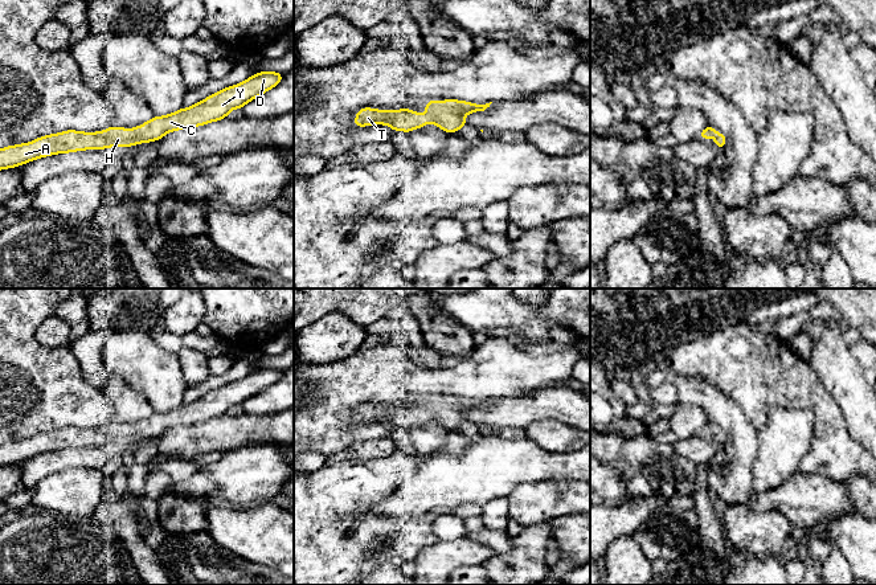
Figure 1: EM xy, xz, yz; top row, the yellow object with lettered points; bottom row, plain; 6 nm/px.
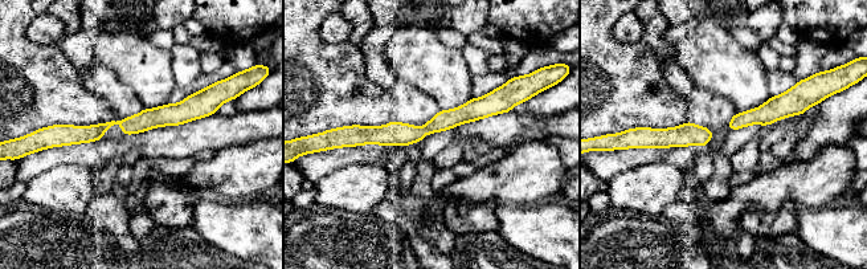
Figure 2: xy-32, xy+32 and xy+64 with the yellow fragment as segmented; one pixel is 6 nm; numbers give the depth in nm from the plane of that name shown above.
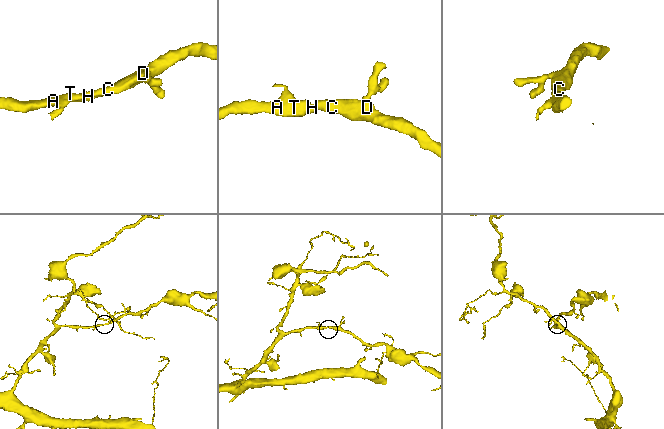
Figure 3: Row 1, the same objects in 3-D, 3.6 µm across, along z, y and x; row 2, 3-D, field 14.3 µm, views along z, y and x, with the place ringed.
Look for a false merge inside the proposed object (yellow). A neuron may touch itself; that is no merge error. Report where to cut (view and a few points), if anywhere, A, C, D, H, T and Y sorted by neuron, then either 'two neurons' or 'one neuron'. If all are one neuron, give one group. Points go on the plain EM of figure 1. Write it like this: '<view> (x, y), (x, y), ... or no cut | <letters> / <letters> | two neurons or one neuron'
no cut | A C D H T Y | one neuron

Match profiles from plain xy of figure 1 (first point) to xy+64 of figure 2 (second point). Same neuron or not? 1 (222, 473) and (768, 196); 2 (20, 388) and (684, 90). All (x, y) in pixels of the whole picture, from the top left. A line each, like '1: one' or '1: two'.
1: one
2: two

